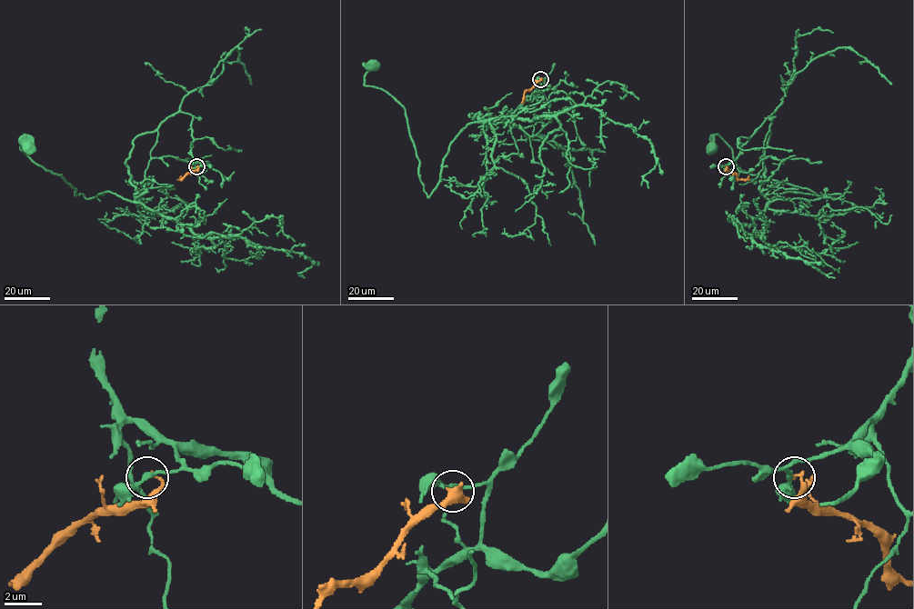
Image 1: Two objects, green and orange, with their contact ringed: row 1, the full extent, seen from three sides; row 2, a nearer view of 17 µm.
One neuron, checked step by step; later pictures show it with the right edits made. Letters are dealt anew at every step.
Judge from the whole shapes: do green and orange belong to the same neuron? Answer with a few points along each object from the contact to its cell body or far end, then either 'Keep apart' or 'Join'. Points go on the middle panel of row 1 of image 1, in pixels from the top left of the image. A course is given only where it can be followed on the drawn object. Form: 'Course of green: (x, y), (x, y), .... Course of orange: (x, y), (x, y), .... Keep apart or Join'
Course of green: (540, 79), (536, 123), (470, 114), (478, 121), (451, 143), (428, 196), (405, 109), (364, 84), (372, 64). Course of orange: (540, 79), (524, 93), (525, 102). Keep apart

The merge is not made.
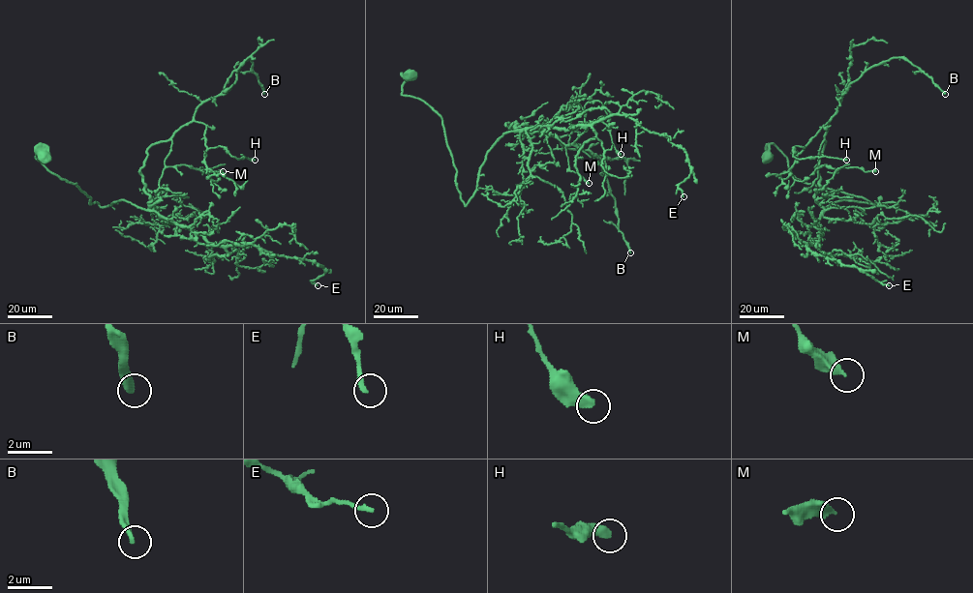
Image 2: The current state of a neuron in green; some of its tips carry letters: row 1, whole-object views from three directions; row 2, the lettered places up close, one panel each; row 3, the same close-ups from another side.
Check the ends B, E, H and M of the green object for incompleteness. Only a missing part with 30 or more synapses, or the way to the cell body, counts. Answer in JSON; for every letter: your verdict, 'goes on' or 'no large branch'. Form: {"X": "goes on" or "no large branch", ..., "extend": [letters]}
{"B": "goes on", "E": "no large branch", "H": "no large branch", "M": "no large branch", "extend": ["B"]}

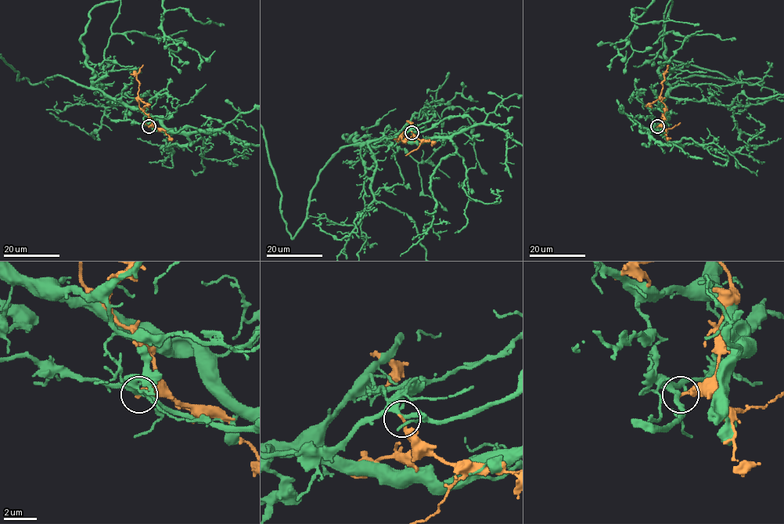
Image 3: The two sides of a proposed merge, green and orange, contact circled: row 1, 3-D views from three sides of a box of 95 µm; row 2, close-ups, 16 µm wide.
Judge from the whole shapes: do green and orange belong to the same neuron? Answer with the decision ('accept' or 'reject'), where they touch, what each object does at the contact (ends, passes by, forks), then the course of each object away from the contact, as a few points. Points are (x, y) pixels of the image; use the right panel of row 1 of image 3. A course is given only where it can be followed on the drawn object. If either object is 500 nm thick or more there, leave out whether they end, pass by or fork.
reject; at (657, 126); green passes by; orange ends there; orange runs (657, 126), (663, 119), (666, 107), (659, 94), (668, 64)

